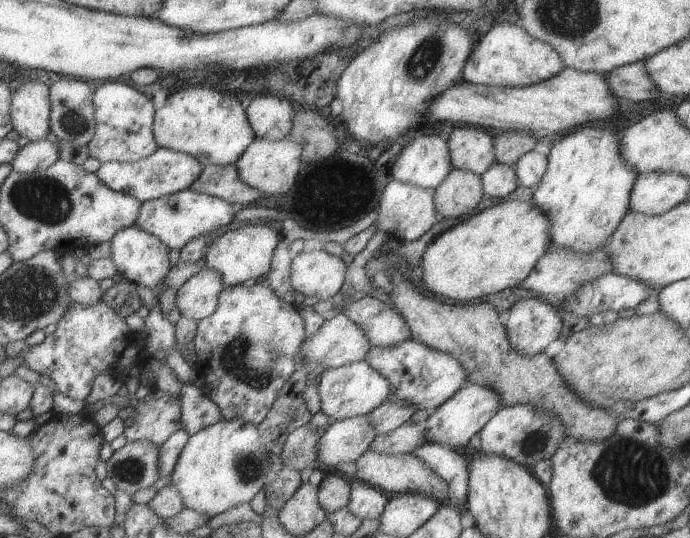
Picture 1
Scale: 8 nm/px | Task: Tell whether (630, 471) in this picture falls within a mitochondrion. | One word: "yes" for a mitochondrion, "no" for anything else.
yes

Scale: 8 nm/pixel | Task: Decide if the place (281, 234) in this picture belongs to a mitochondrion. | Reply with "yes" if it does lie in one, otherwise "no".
no

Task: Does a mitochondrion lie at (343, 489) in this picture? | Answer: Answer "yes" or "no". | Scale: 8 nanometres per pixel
no

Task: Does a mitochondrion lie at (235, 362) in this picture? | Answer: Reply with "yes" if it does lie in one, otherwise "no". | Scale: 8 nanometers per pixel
yes

